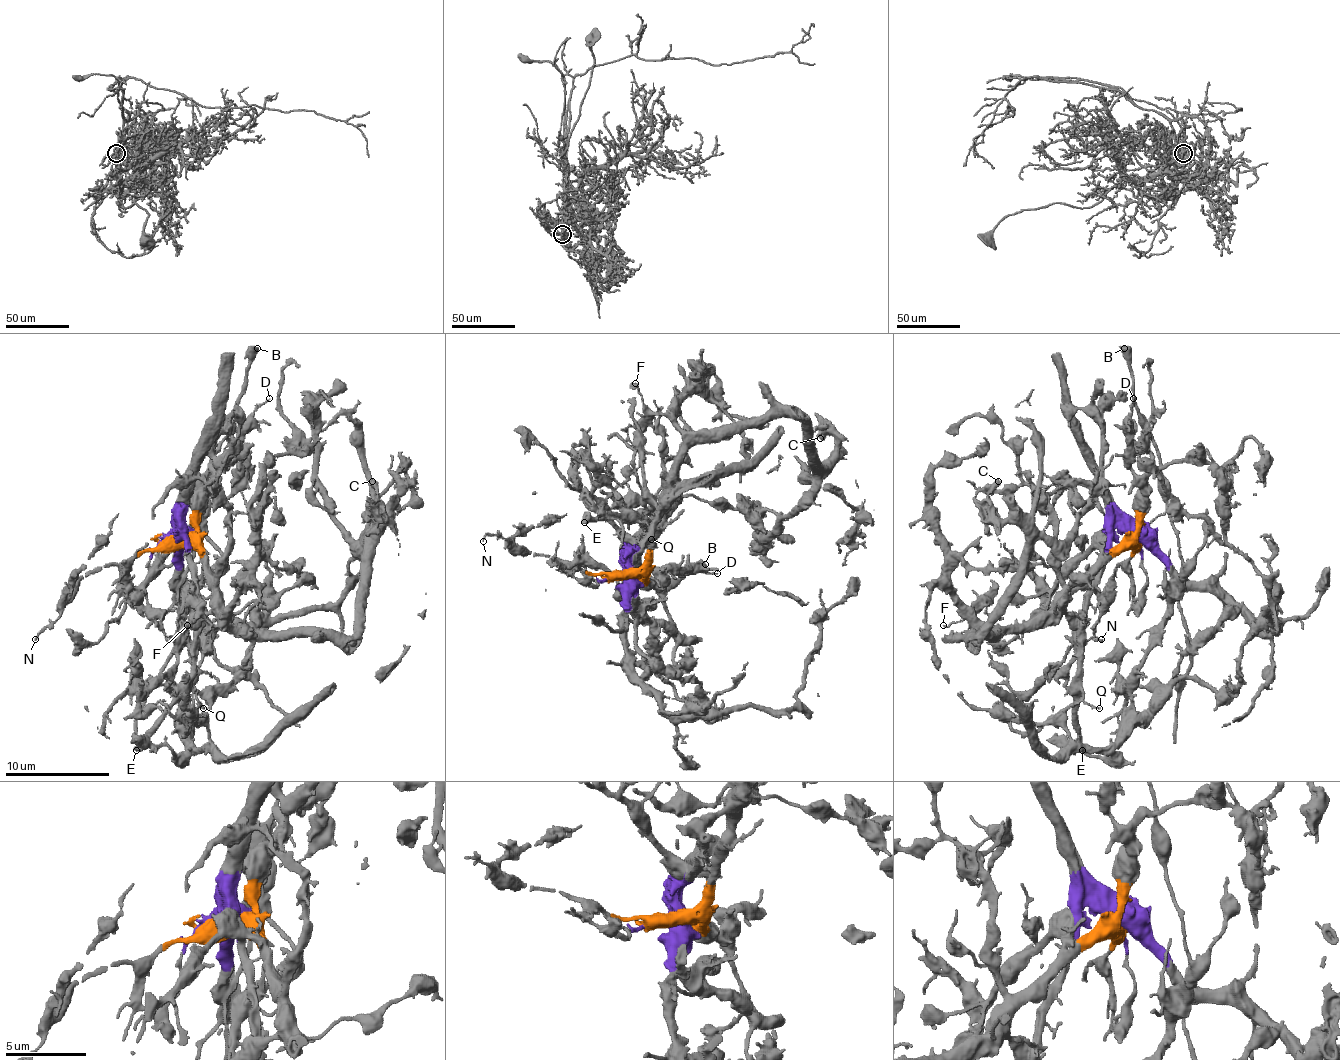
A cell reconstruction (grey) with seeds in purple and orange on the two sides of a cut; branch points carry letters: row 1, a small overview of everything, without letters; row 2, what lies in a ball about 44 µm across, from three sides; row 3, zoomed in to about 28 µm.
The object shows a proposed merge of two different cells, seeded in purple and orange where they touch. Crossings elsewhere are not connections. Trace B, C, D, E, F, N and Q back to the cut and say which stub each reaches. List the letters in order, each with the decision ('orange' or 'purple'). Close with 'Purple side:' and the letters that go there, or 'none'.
B: purple
C: orange
D: orange
E: purple
F: orange
N: orange
Q: purple
Purple side: B, E, Q

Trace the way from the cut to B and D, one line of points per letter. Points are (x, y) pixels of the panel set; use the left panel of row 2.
B: (177, 537), (177, 571), (183, 574), (198, 537), (198, 480), (258, 347)
D: (175, 537), (188, 537), (196, 529), (198, 493), (222, 464), (240, 425), (268, 399)

